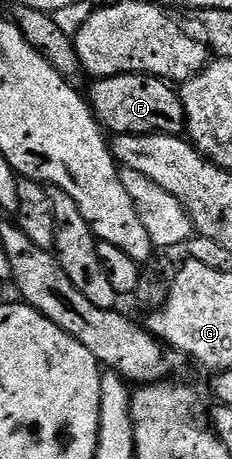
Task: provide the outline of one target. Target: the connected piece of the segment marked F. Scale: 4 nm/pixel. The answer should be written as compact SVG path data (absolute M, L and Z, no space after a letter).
M123 73L91 82L90 104L96 120L109 134L161 133L180 135L186 129L186 102L169 82L145 73Z

